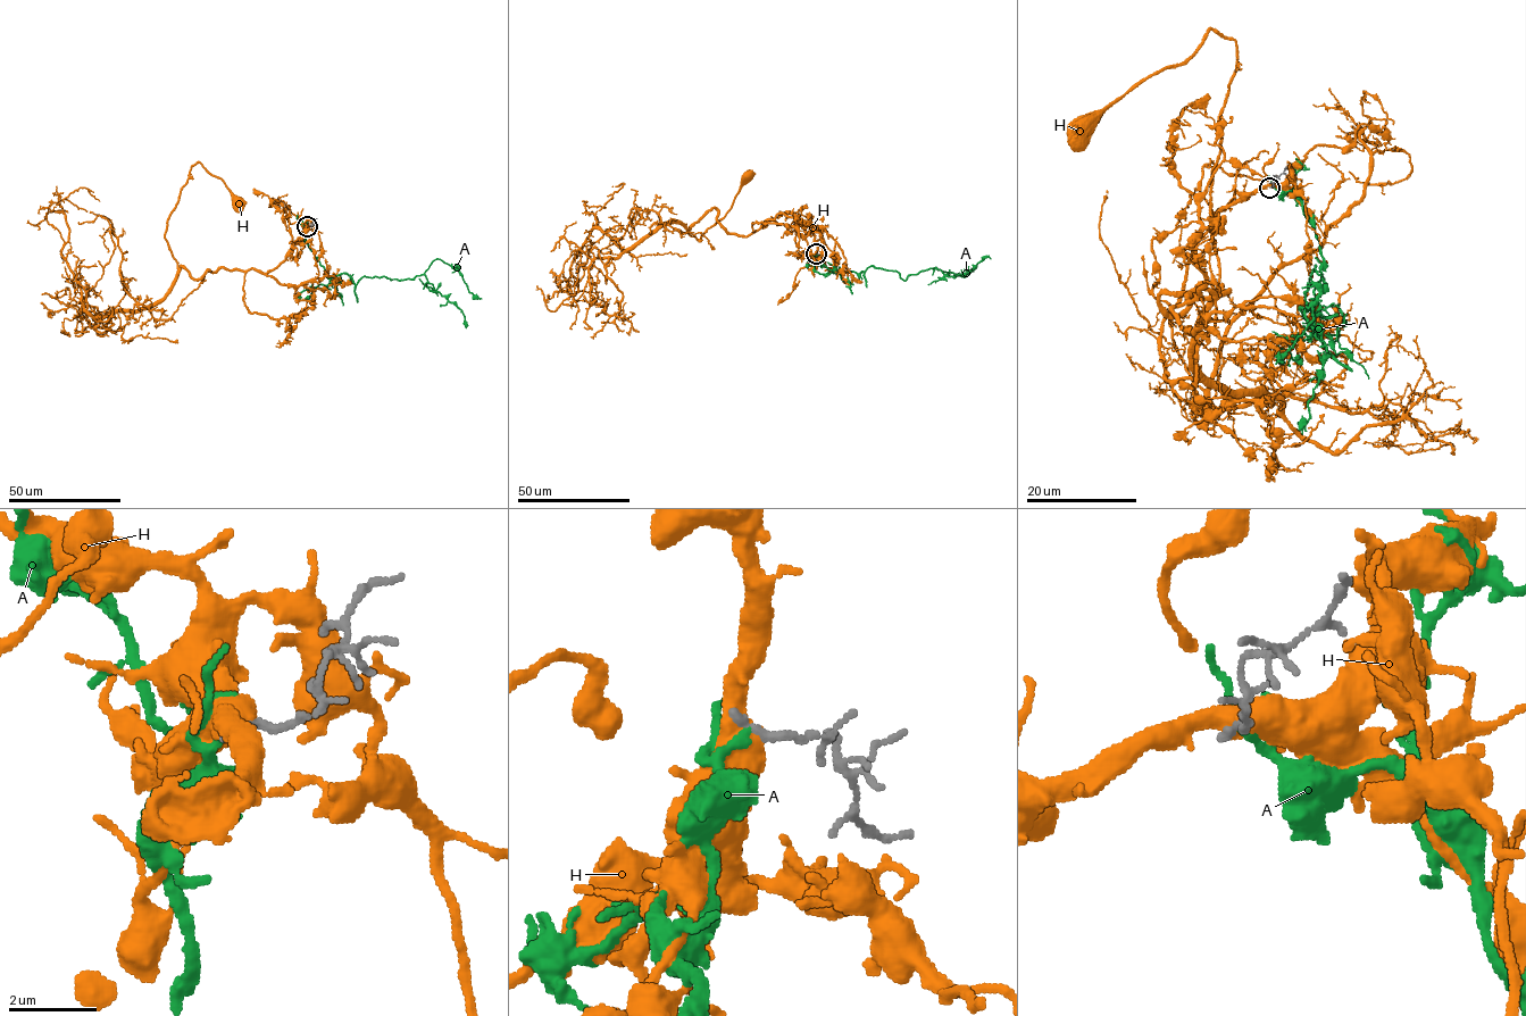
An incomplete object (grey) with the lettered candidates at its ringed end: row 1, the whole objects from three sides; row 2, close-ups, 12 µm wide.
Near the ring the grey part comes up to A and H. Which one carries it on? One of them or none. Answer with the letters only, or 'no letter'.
no letter

